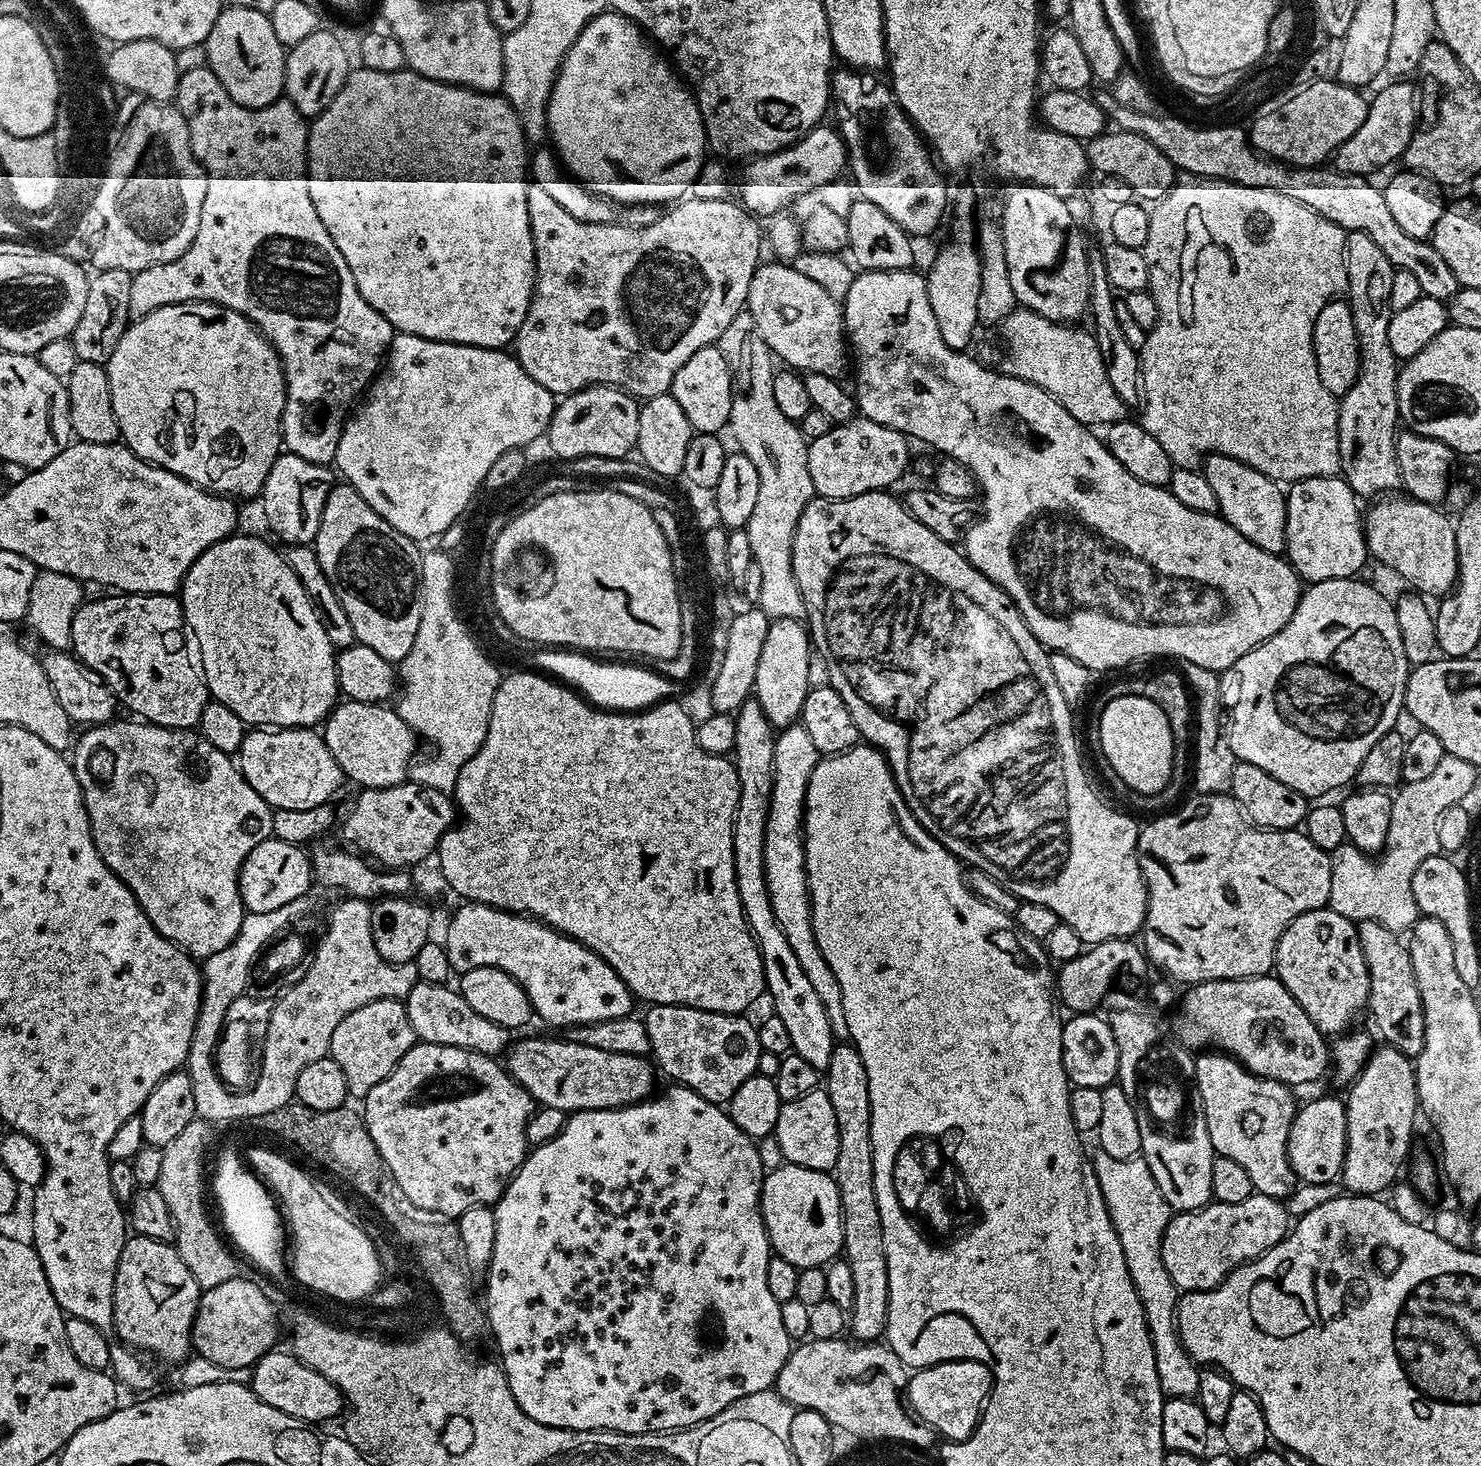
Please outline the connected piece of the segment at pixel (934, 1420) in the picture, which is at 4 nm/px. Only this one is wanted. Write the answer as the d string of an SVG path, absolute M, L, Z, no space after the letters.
M953 1358L929 1368L913 1371L908 1377L906 1400L911 1411L931 1426L937 1437L959 1442L970 1436L982 1418L988 1395L992 1393L992 1370L977 1360Z

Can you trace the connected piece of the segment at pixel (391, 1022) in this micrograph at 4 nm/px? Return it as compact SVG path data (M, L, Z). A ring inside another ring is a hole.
M400 998L375 1000L366 1006L358 1006L338 1026L334 1026L334 1034L328 1043L330 1059L342 1066L342 1074L346 1074L348 1095L352 1098L363 1098L368 1095L378 1082L382 1082L398 1066L398 1062L417 1043L414 1026L410 1026L410 1018L405 1001Z

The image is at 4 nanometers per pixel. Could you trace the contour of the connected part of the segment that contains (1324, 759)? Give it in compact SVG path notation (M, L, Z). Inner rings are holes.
M1353 578L1351 580L1327 580L1317 584L1308 584L1301 591L1300 601L1286 626L1278 630L1266 642L1262 642L1257 648L1251 648L1245 656L1238 658L1234 666L1236 672L1236 701L1232 704L1232 725L1227 725L1226 739L1230 750L1235 754L1237 761L1245 764L1253 764L1266 774L1278 778L1278 782L1286 782L1294 790L1298 790L1303 796L1315 798L1323 792L1332 792L1343 784L1357 779L1362 762L1366 754L1370 754L1370 746L1378 742L1378 738L1385 736L1387 732L1397 727L1396 719L1404 708L1404 691L1410 665L1406 658L1406 652L1402 646L1402 634L1398 628L1398 620L1395 618L1393 601L1387 600L1372 584L1367 584L1364 578Z

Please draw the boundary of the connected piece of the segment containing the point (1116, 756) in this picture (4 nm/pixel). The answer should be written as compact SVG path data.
M1112 696L1100 716L1100 748L1112 772L1128 788L1150 798L1160 792L1174 771L1176 741L1172 738L1172 721L1168 714L1141 696Z

